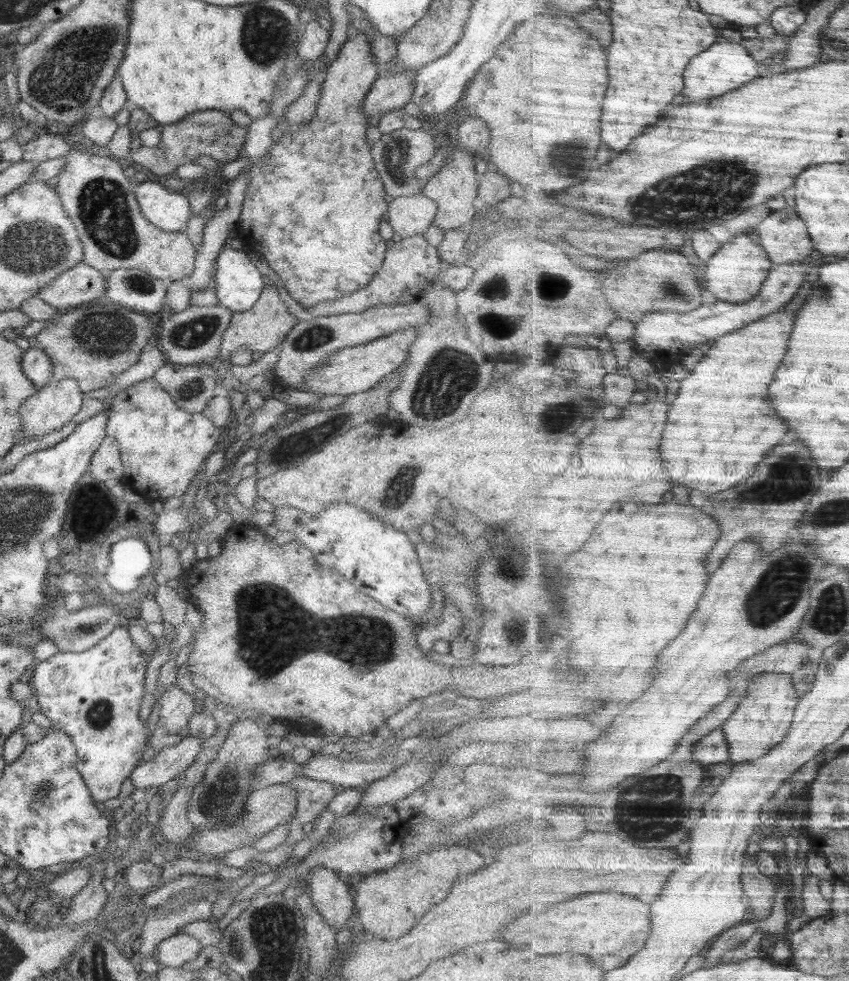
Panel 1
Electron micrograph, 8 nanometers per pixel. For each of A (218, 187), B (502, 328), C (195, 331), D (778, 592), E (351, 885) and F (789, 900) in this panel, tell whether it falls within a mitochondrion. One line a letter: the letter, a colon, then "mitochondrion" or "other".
A: other
B: mitochondrion
C: mitochondrion
D: mitochondrion
E: other
F: other

